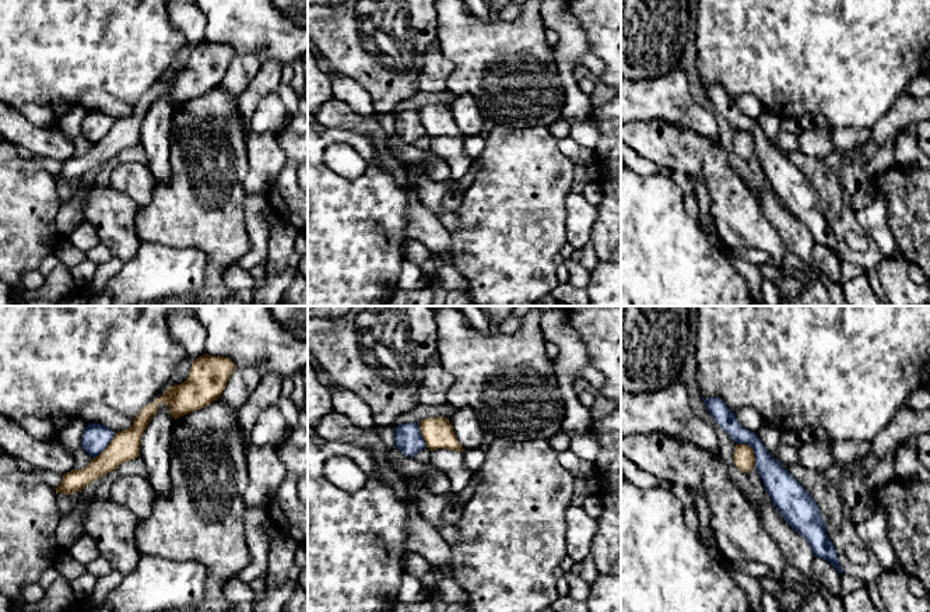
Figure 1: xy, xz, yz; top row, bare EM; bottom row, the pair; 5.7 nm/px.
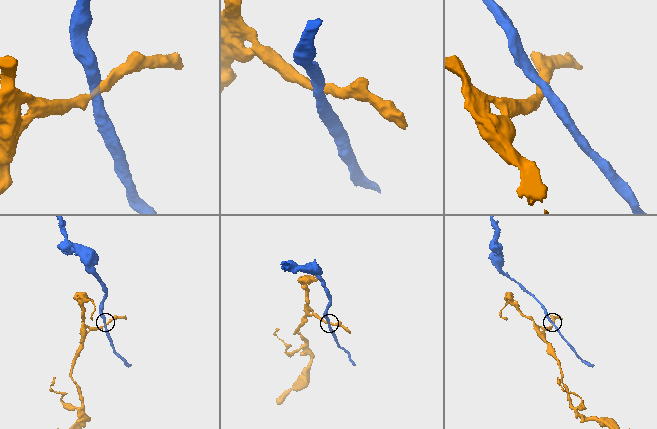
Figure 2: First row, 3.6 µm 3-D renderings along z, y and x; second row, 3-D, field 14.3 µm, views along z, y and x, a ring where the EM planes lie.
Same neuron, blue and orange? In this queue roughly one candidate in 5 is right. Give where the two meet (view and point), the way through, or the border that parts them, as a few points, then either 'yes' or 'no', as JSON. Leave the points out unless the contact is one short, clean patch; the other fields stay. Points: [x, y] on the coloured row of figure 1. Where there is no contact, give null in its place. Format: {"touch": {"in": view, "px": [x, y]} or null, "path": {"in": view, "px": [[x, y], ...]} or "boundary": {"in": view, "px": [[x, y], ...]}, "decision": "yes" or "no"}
{"touch": {"in": "yz", "px": [754, 452]}, "boundary": {"in": "yz", "px": [[737, 443], [746, 443], [753, 450], [754, 467]]}, "decision": "no"}

